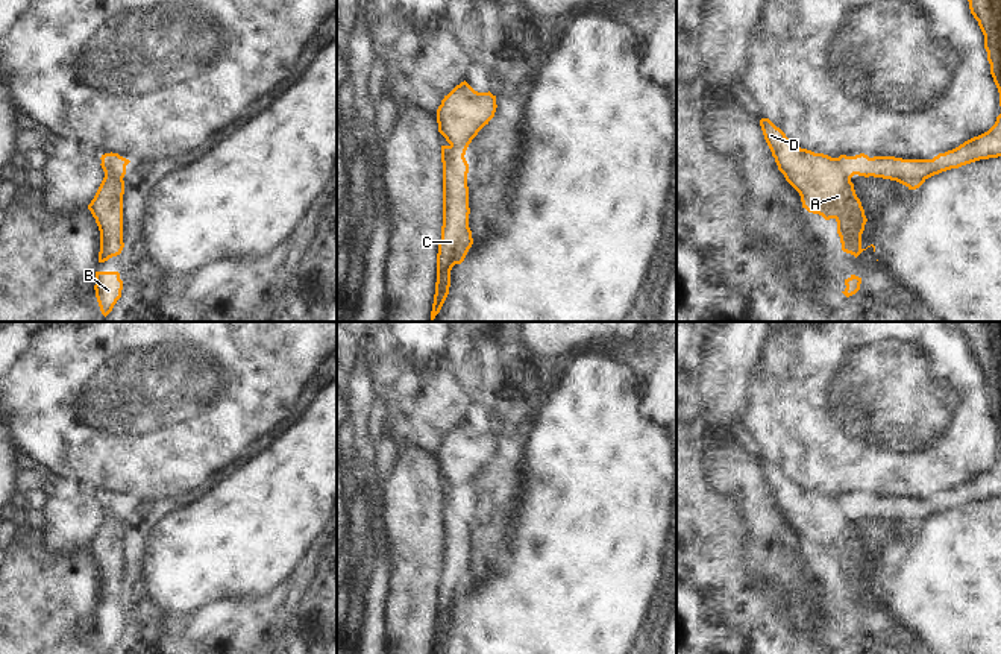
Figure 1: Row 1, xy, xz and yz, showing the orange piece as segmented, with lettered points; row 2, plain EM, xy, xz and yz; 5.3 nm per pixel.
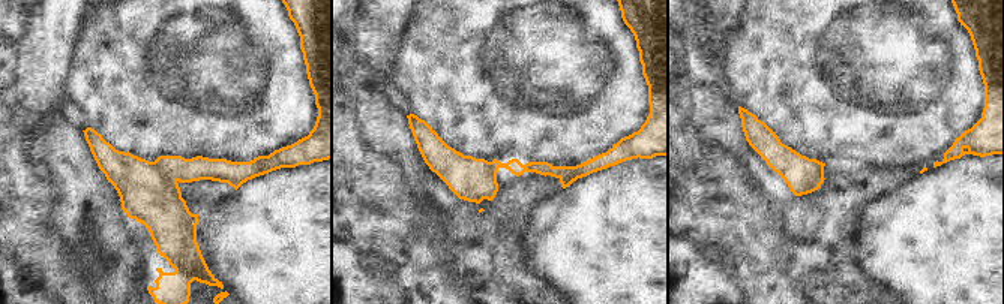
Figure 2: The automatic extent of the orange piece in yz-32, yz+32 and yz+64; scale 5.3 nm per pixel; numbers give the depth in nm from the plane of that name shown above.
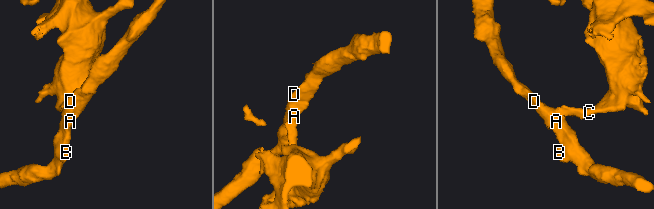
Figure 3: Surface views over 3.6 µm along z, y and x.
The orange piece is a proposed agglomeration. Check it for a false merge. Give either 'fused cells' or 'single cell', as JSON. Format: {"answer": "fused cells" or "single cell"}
{"answer": "fused cells"}

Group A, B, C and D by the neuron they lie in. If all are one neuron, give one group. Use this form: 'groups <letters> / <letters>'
groups A B D / C

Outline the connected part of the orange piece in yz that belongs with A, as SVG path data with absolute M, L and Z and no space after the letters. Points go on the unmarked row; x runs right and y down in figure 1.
M761 458L760 466L778 510L799 533L802 548L825 560L834 558L842 590L857 598L866 590L861 574L868 558L851 522L854 511L837 498L798 487L769 458Z

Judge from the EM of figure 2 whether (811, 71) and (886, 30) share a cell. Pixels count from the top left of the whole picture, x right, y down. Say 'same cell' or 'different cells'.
same cell

